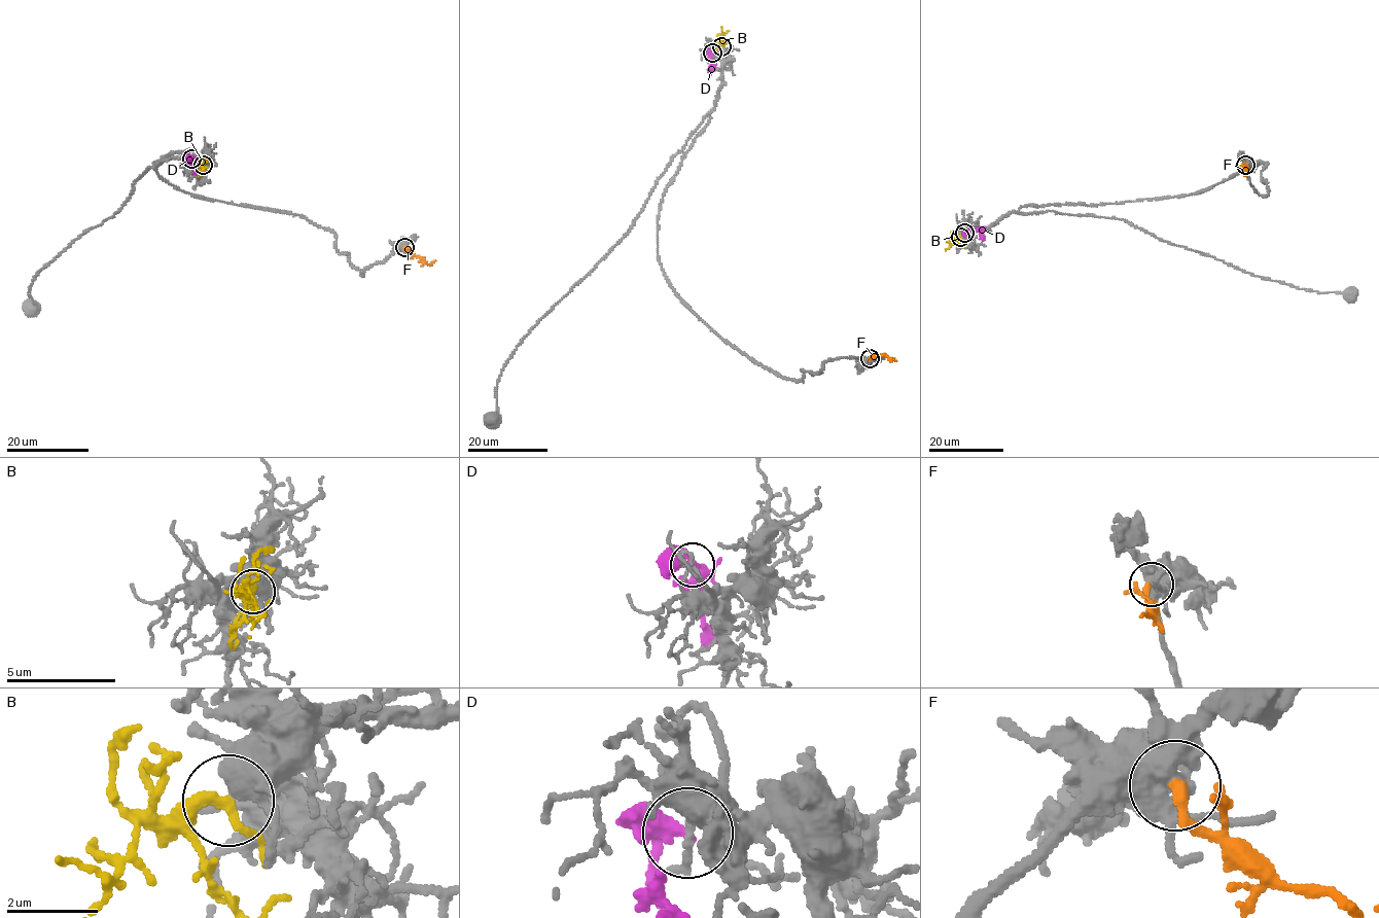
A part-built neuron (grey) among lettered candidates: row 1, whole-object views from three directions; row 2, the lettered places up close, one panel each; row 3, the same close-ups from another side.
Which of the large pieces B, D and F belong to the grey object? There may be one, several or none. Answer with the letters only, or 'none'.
B

